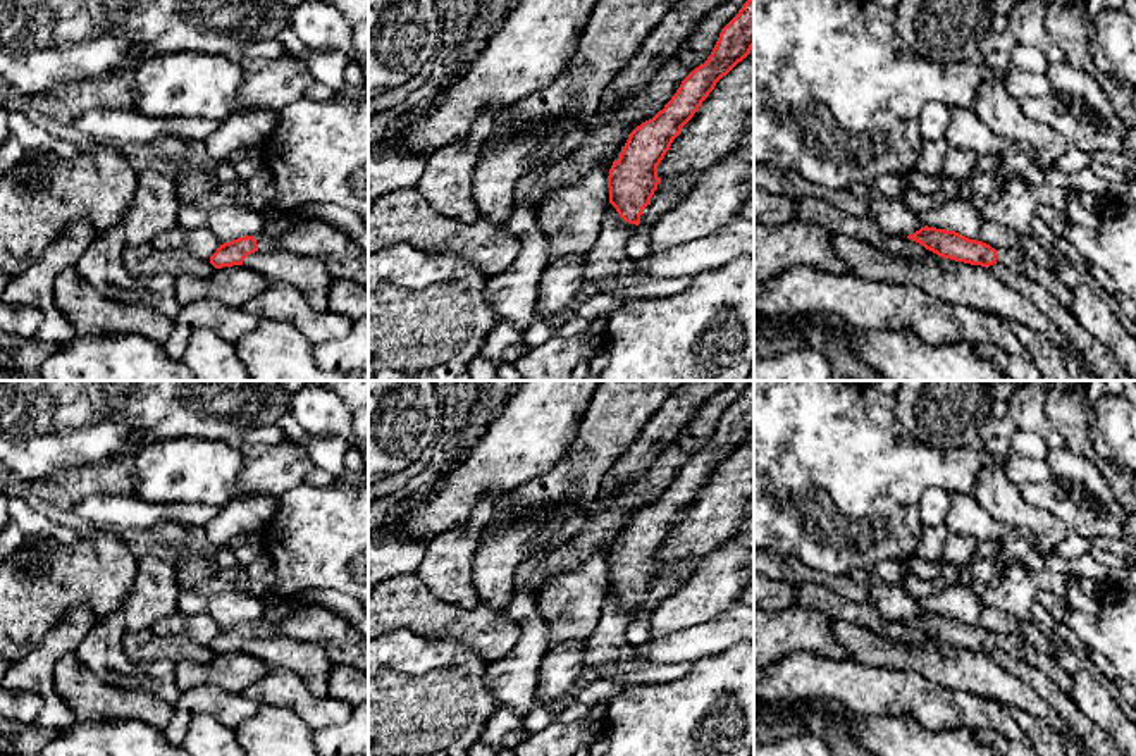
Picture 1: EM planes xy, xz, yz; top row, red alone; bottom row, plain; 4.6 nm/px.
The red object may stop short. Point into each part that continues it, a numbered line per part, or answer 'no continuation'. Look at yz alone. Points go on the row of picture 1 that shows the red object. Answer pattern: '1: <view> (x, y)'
1: yz (1042, 274)

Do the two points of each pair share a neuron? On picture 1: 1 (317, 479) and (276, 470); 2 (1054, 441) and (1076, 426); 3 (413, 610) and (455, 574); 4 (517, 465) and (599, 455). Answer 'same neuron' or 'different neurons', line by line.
1: same neuron
2: different neurons
3: different neurons
4: different neurons

